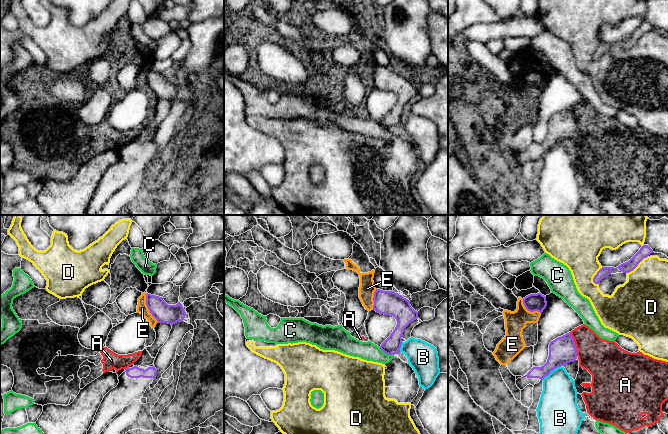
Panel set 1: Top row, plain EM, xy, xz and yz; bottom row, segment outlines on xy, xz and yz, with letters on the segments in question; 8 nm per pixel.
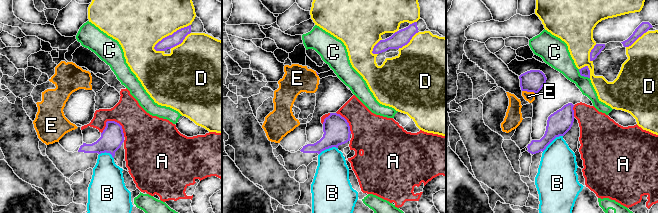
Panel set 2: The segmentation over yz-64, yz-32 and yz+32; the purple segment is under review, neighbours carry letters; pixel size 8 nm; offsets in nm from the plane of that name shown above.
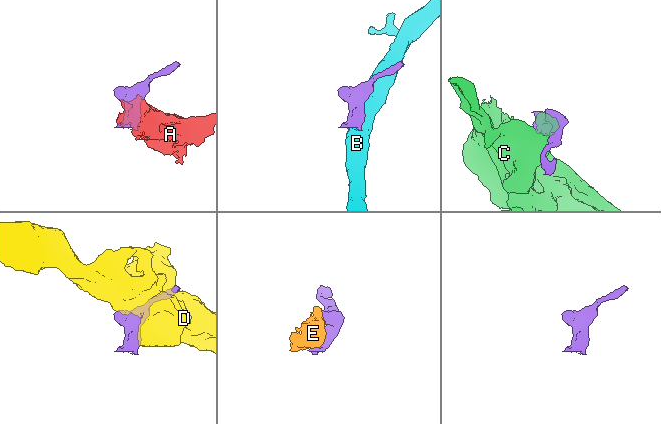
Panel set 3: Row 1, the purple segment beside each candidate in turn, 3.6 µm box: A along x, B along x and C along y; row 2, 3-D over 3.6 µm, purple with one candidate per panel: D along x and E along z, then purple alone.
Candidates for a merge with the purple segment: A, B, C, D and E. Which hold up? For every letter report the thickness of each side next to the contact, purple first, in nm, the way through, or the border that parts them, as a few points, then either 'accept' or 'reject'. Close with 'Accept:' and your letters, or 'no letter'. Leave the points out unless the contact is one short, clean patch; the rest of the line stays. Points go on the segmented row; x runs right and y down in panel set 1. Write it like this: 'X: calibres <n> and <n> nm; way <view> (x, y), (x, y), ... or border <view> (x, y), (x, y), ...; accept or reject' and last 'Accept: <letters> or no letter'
A: calibres 220 and 300 nm; border yz (569, 332), (577, 355); reject
B: calibres 220 and 300 nm; reject
C: calibres 140 and 150 nm; way xz (392, 345), (386, 353), (368, 351); accept
D: calibres 90 and 380 nm; reject
E: calibres 160 and 90 nm; border xy (146, 293), (148, 311), (158, 322); reject
Accept: C

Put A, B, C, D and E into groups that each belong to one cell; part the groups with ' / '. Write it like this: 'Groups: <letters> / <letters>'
Groups: A E / B / C / D

